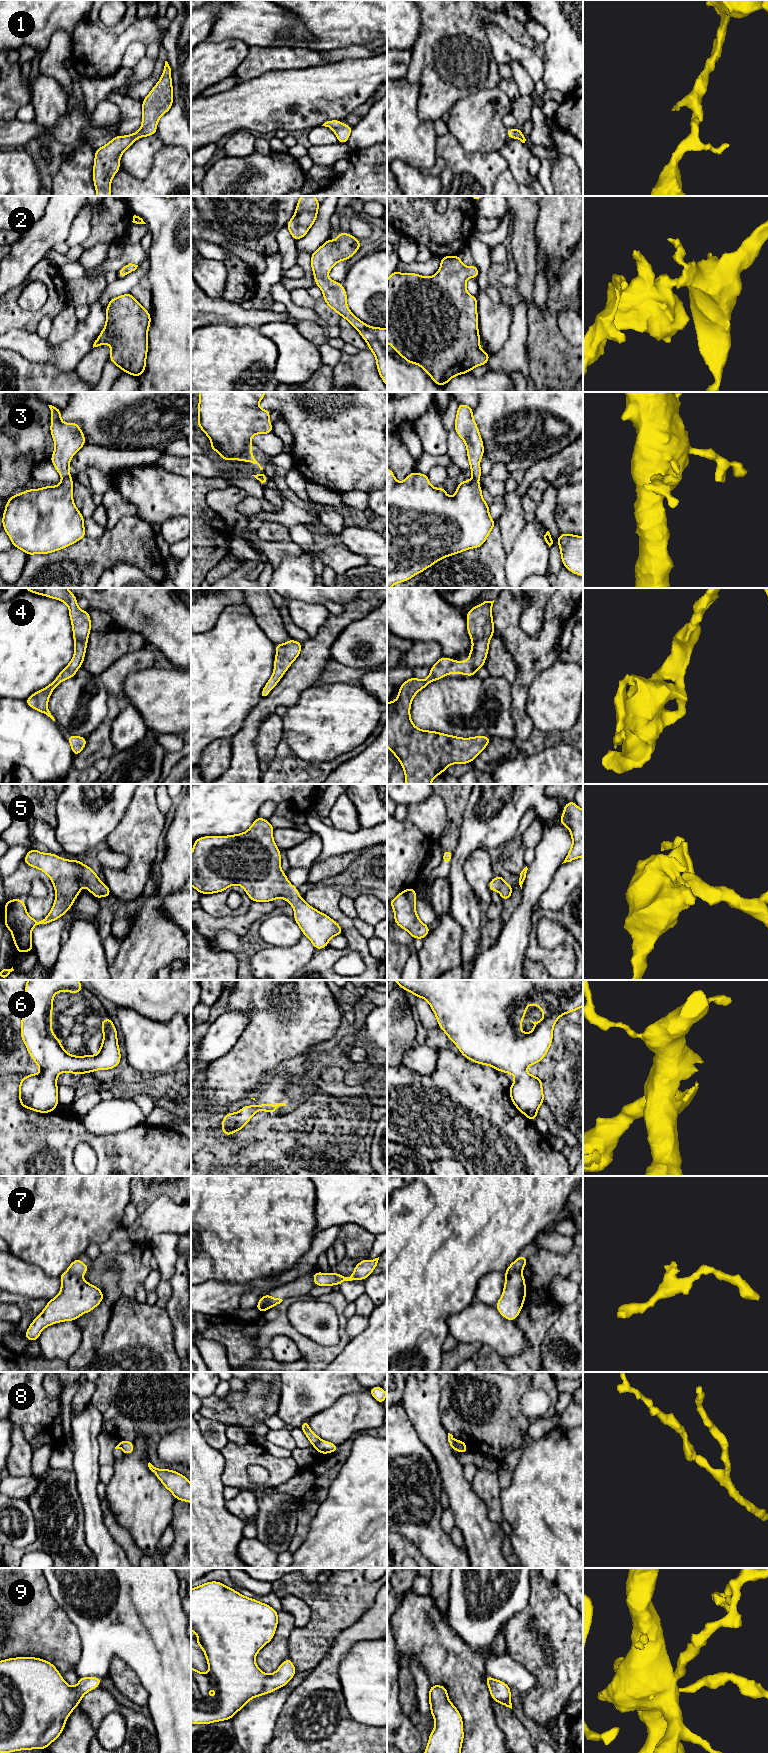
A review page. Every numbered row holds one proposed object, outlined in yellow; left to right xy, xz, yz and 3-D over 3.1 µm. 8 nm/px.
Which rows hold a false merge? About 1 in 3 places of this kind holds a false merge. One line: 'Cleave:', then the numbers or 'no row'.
Cleave: 7, 8

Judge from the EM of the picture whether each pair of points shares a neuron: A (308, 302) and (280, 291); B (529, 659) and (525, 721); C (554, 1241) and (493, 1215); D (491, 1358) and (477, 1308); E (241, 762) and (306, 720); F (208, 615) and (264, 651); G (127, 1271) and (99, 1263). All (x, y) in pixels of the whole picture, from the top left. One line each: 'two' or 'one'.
A: two
B: one
C: two
D: two
E: two
F: two
G: one

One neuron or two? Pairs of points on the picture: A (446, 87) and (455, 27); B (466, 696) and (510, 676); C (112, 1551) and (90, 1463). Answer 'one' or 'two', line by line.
A: one
B: two
C: one

